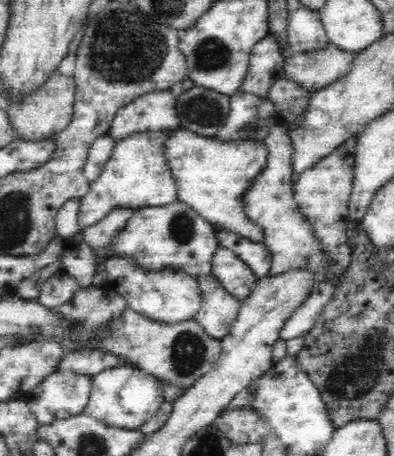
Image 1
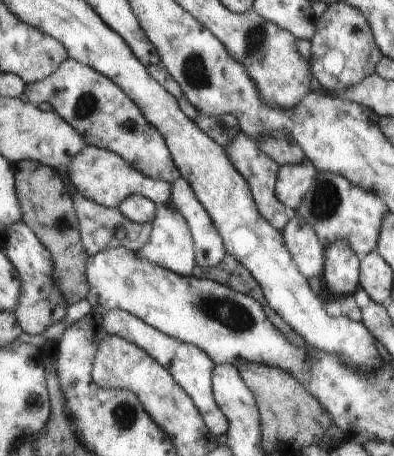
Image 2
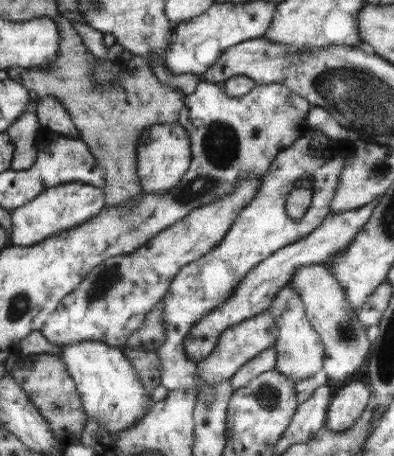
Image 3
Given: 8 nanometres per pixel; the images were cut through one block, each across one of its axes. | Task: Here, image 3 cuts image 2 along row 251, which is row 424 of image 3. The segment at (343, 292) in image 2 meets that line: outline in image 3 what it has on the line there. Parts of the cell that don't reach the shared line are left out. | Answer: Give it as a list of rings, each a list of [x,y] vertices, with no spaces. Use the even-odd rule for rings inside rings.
[[[359,380],[335,388],[325,428],[333,432],[349,430],[367,412],[367,402],[369,392],[365,390],[365,384]]]

